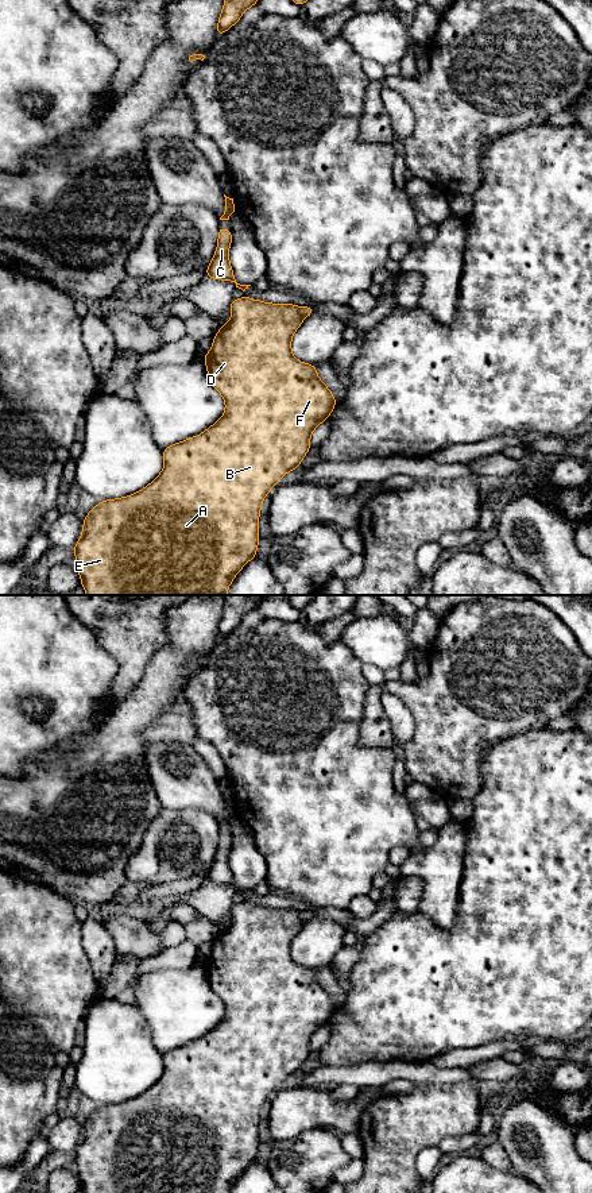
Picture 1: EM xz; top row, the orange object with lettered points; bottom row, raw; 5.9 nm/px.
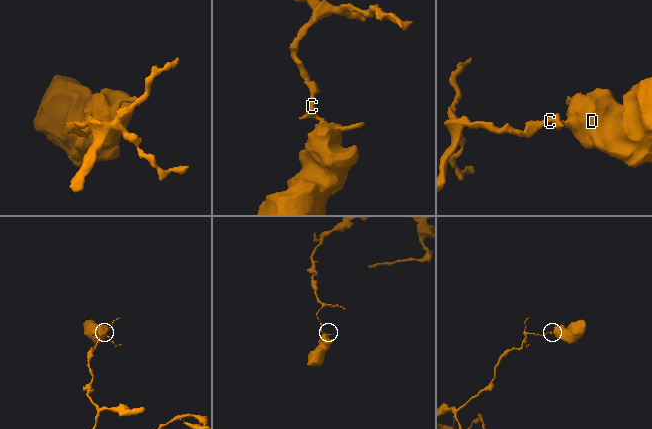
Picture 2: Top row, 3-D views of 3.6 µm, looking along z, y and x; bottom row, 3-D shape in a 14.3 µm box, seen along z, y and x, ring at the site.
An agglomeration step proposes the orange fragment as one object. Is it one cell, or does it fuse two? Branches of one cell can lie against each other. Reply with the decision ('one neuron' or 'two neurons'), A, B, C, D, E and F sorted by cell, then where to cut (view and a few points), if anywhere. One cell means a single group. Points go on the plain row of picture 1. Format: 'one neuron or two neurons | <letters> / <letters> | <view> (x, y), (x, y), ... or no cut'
two neurons | A B D E F / C | xz (300, 912), (304, 922)

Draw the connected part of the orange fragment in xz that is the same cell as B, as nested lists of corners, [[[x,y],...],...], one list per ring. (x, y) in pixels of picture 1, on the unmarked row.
[[[241,901],[232,904],[229,914],[231,924],[221,930],[213,942],[212,954],[204,962],[210,988],[225,1005],[223,1022],[198,1041],[163,1053],[165,1072],[148,1090],[128,1101],[101,1105],[88,1117],[84,1124],[82,1139],[74,1150],[77,1175],[84,1193],[229,1193],[233,1182],[256,1161],[259,1119],[263,1104],[289,1076],[299,1073],[301,1065],[310,1054],[312,1036],[330,1020],[336,1011],[337,1005],[318,982],[316,970],[299,966],[291,957],[291,942],[305,923],[299,911]]]

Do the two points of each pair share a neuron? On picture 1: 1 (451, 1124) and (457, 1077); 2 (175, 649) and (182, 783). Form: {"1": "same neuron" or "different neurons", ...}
{"1": "different neurons", "2": "different neurons"}

